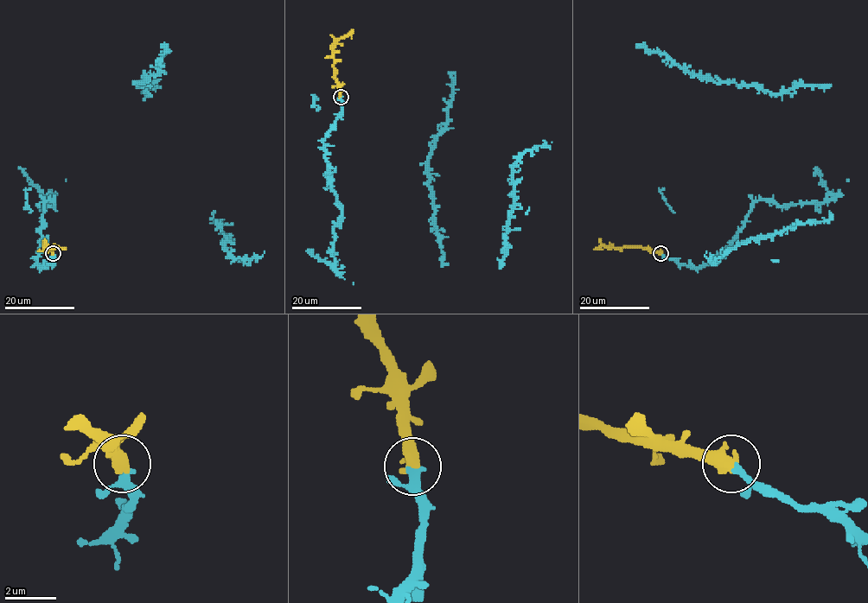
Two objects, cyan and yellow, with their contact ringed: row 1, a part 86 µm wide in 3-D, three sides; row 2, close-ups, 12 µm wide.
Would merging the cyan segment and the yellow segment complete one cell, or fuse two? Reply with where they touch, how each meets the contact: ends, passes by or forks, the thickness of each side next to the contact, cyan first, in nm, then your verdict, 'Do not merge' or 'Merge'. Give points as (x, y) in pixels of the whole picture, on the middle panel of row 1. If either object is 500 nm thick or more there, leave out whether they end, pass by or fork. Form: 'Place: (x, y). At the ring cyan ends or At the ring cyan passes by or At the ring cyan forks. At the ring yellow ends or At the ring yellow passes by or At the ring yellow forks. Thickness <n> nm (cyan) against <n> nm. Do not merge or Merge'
Place: (341, 97). Thickness 200 nm (cyan) against 500 nm. Merge

